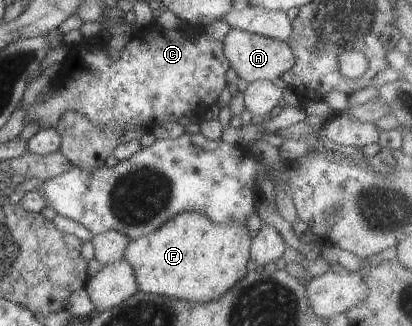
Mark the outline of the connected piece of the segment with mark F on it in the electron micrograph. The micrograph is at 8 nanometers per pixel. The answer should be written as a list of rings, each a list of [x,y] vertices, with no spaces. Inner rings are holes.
[[[182,211],[155,231],[129,240],[123,258],[132,265],[138,291],[205,303],[220,298],[247,273],[250,244],[246,226],[214,224],[200,213]]]

